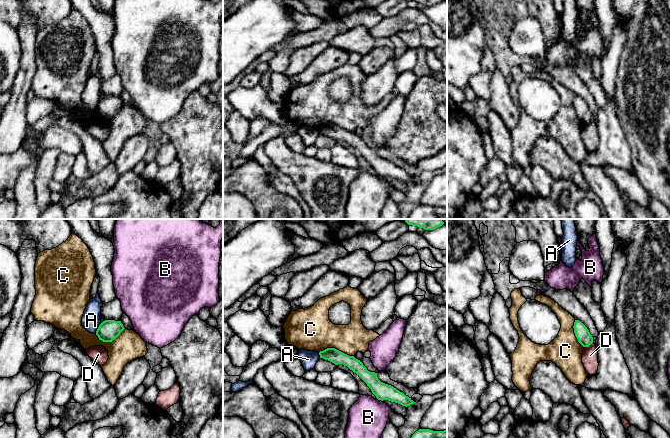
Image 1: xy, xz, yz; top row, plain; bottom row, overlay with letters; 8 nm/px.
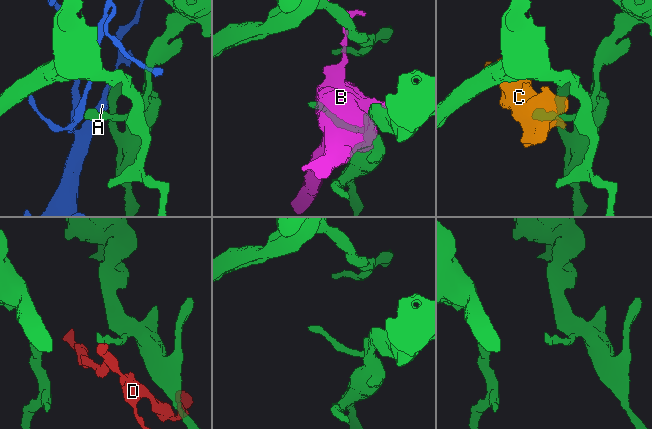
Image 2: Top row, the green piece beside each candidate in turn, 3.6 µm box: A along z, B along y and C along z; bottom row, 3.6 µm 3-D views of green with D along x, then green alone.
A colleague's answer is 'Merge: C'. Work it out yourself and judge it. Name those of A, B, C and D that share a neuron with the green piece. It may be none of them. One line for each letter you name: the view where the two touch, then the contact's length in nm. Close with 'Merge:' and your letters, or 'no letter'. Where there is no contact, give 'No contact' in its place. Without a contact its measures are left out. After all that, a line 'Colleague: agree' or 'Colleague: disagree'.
Merge: no letter
Colleague: disagree

